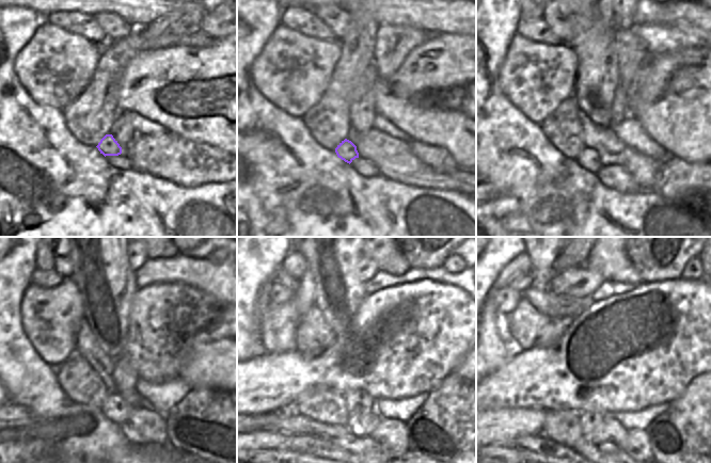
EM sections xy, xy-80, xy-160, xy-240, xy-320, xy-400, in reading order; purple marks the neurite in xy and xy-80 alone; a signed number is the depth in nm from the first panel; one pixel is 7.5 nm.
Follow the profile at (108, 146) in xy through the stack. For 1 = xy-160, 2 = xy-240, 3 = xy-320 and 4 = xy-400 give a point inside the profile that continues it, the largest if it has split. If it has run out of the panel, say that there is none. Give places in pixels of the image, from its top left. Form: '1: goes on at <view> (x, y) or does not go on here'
1: goes on at xy-160 (588, 159)
2: goes on at xy-240 (115, 408)
3: goes on at xy-320 (364, 426)
4: goes on at xy-400 (610, 436)

